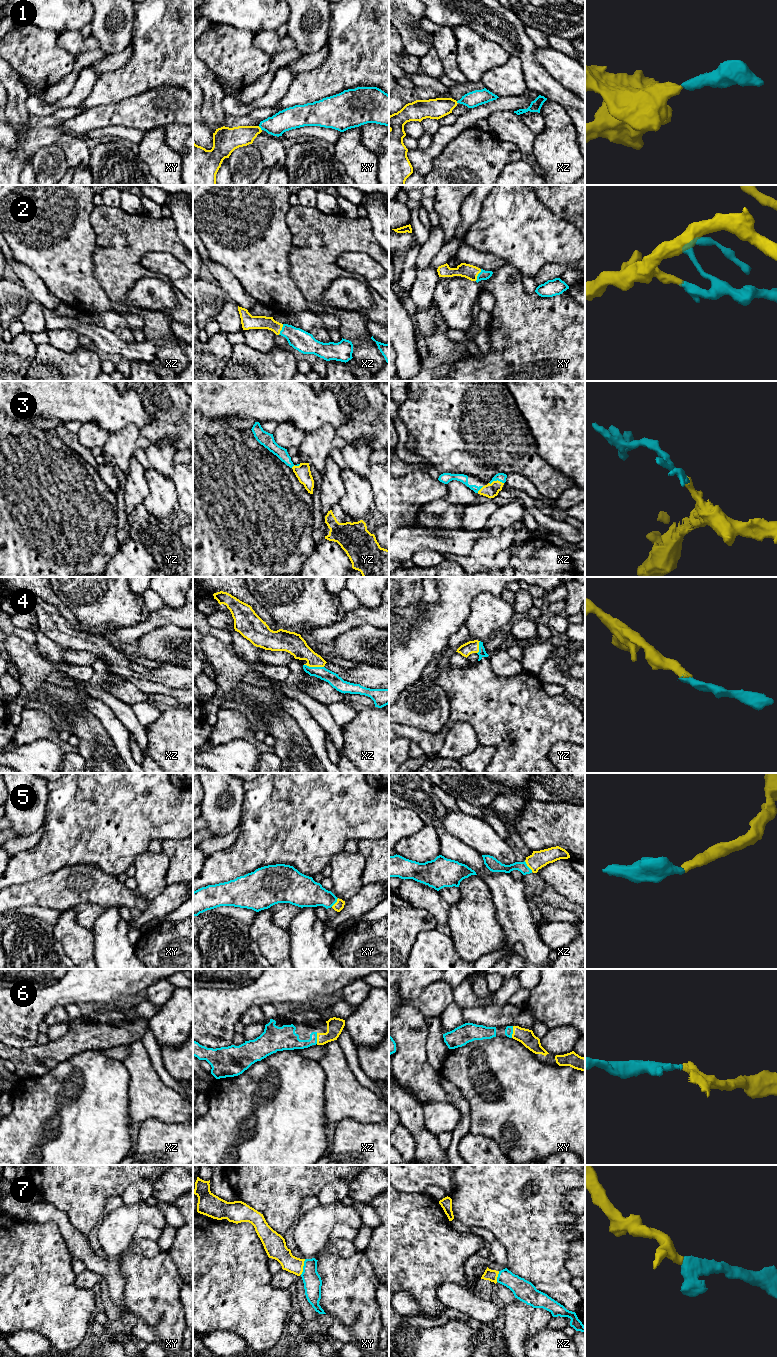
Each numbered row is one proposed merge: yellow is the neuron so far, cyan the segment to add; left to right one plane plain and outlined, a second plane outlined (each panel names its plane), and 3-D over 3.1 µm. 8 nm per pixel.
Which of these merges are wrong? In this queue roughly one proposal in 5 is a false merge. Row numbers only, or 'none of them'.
none of them

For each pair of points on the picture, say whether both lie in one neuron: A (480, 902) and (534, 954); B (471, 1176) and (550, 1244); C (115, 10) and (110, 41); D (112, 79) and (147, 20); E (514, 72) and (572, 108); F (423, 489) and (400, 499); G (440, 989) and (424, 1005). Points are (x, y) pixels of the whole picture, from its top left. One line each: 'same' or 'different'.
A: different
B: same
C: same
D: same
E: different
F: same
G: same

